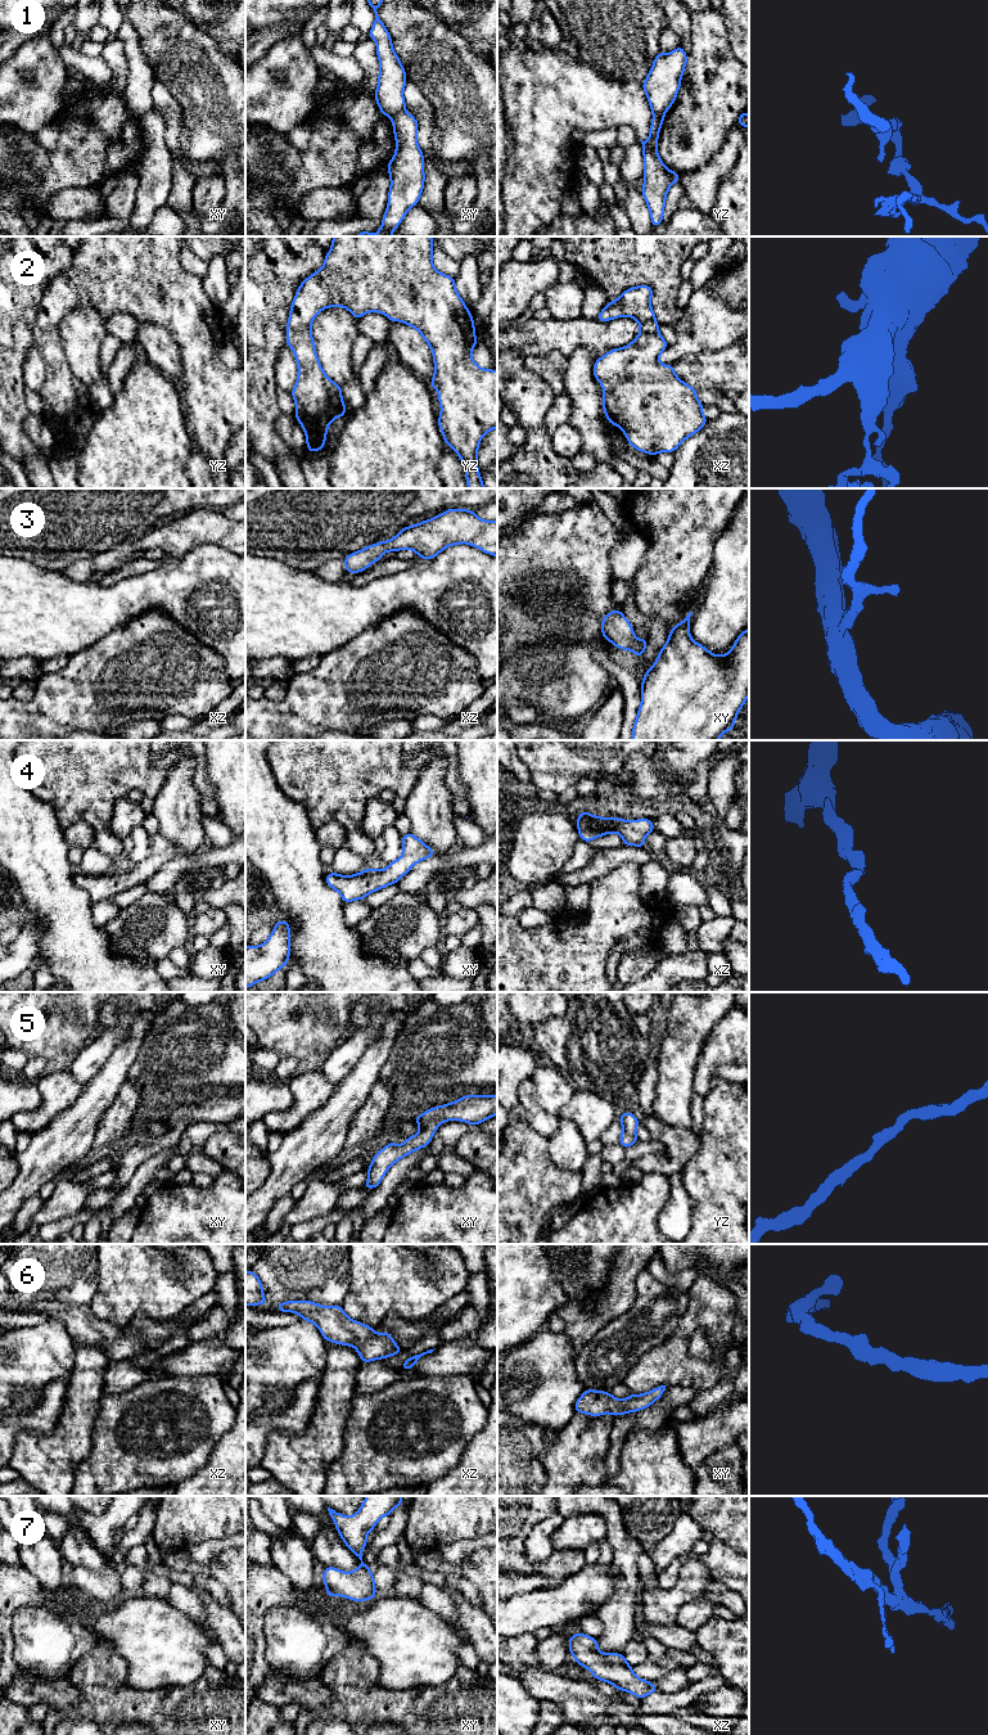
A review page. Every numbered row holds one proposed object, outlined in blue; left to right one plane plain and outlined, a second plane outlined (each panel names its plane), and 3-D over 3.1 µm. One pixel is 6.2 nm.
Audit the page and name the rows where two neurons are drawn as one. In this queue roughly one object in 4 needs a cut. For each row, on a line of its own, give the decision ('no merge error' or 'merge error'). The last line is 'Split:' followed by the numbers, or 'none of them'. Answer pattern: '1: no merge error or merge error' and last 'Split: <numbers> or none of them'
1: merge error
2: no merge error
3: no merge error
4: no merge error
5: no merge error
6: no merge error
7: no merge error
Split: 1

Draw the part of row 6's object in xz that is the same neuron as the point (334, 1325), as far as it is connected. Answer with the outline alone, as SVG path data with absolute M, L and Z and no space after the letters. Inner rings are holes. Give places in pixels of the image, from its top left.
M288 1301L278 1303L276 1308L279 1312L298 1313L302 1320L315 1324L325 1340L356 1348L364 1364L402 1352L388 1331L376 1334L374 1328L349 1319L340 1304Z

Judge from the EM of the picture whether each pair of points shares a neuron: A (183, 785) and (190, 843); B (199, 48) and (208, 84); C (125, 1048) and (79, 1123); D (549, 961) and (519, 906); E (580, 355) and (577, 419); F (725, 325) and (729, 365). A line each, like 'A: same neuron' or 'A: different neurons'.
A: same neuron
B: same neuron
C: same neuron
D: different neurons
E: same neuron
F: different neurons

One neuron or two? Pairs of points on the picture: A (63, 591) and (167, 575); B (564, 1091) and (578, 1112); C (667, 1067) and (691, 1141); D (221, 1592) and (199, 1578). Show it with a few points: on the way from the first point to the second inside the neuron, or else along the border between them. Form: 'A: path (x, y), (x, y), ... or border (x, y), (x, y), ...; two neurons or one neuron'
A: path (89, 596), (134, 596), (141, 593); one neuron
B: border (576, 1091), (558, 1112); two neurons
C: border (659, 1118), (671, 1126), (690, 1129); two neurons
D: path (216, 1590), (204, 1580); one neuron

